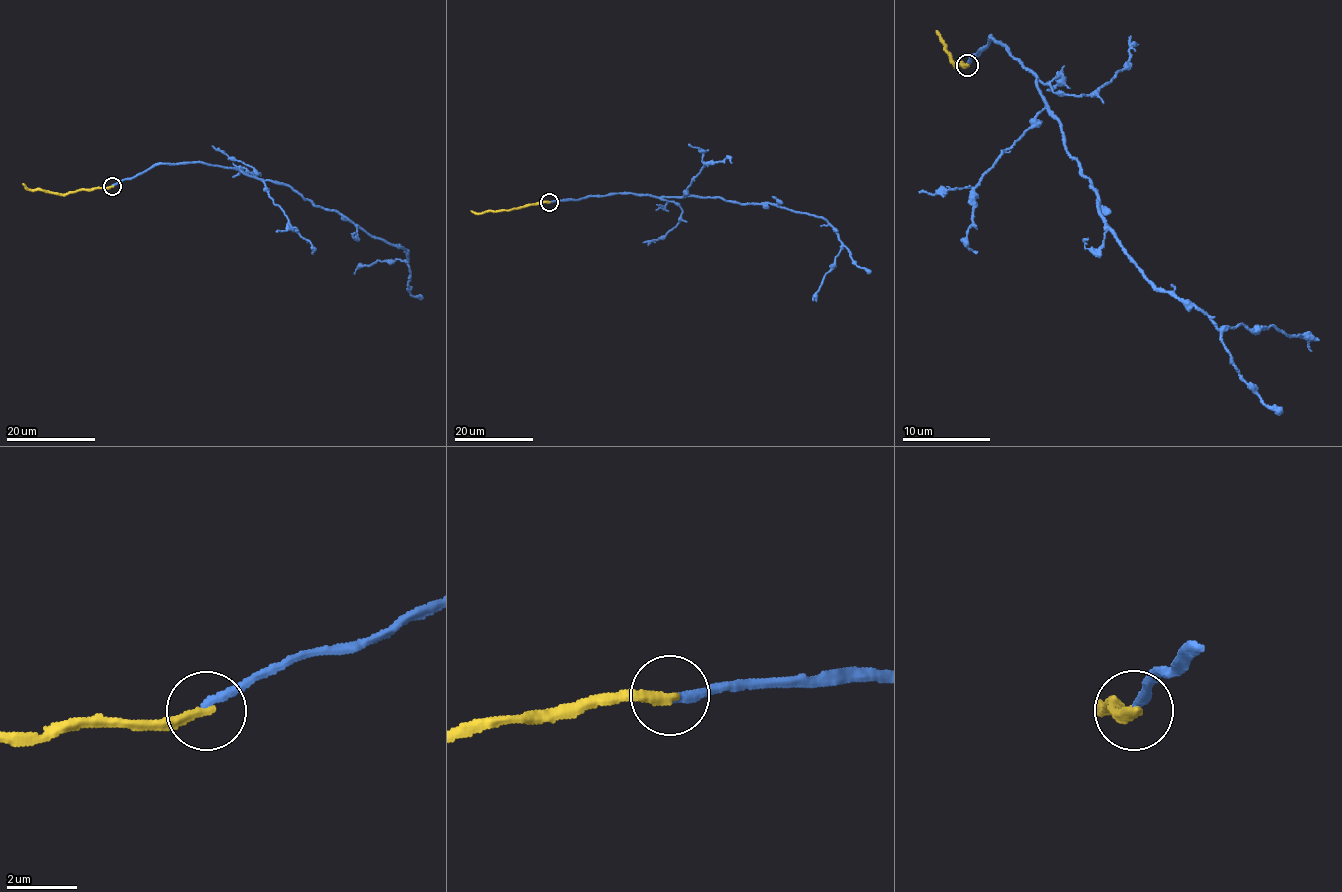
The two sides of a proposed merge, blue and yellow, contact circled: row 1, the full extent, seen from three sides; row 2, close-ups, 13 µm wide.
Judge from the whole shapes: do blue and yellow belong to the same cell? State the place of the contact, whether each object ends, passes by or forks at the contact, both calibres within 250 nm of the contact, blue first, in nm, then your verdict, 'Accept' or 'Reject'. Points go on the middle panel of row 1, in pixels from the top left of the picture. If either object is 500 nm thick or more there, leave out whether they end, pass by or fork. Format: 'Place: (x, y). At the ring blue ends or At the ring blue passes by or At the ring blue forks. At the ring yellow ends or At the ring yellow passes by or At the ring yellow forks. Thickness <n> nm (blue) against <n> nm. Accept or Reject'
Place: (549, 202). At the ring blue ends. At the ring yellow ends. Thickness 240 nm (blue) against 300 nm. Reject

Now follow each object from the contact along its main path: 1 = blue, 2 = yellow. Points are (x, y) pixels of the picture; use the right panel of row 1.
1: (967, 64), (988, 36), (1036, 75), (1102, 221), (1152, 283), (1219, 328), (1276, 326), (1312, 350)
2: (967, 64), (950, 61), (936, 31)

